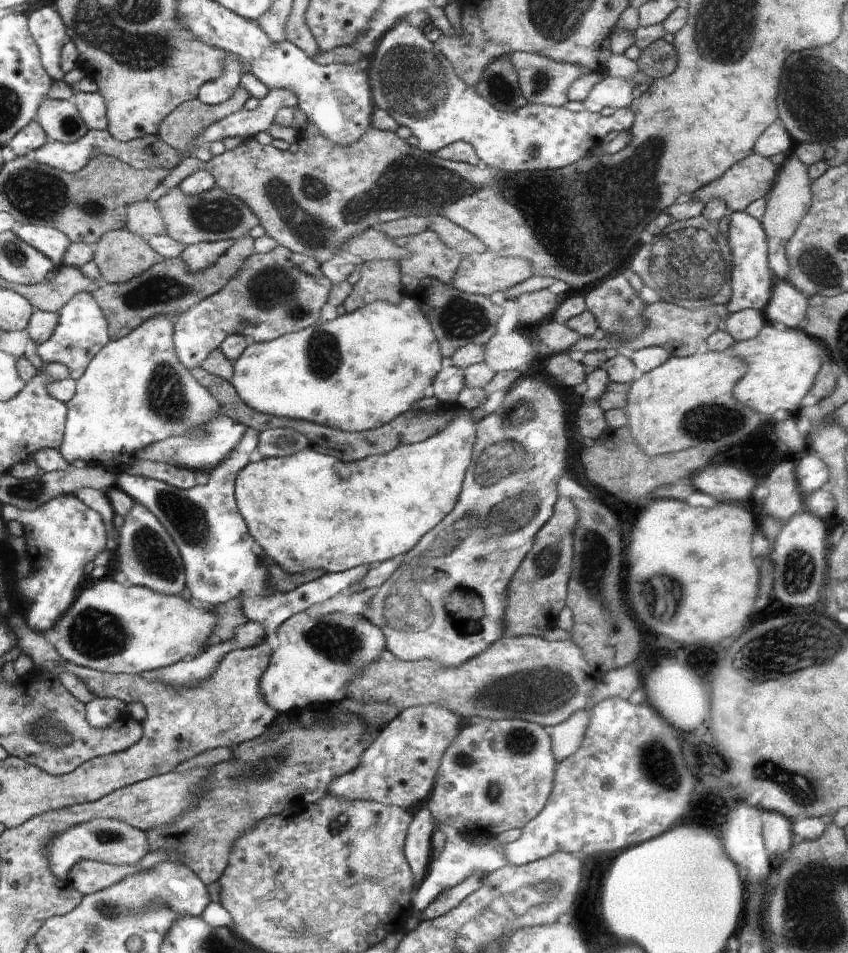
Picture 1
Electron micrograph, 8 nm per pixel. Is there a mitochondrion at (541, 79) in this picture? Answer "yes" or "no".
yes

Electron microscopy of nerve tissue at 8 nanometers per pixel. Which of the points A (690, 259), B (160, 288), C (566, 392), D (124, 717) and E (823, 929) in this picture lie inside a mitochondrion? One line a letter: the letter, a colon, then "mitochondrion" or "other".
A: mitochondrion
B: mitochondrion
C: other
D: other
E: mitochondrion

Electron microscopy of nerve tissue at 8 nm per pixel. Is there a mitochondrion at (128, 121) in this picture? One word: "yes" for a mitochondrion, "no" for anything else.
no

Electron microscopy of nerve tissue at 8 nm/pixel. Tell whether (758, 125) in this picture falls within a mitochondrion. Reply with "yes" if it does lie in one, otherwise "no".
no

